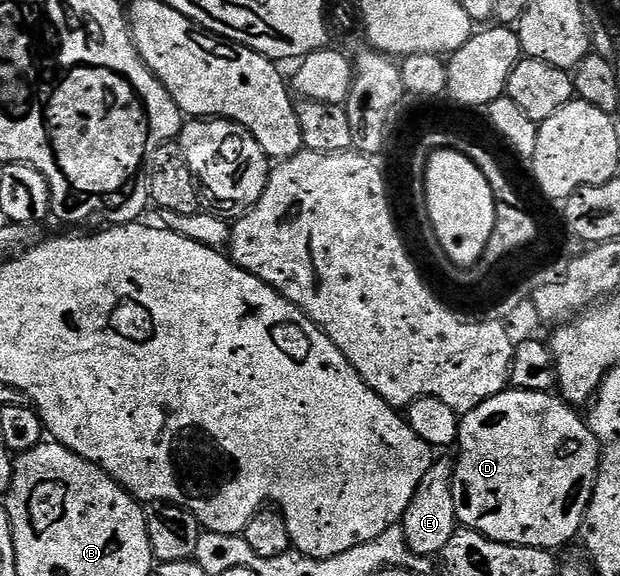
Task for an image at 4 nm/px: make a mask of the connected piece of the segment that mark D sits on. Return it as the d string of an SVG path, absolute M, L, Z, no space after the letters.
M505 389L502 393L482 401L482 405L478 405L473 411L463 412L458 440L460 456L454 459L452 472L452 492L457 524L461 528L476 531L479 535L485 535L487 539L493 539L499 543L509 543L515 547L533 547L539 551L555 552L556 547L566 546L572 538L575 540L584 525L584 514L592 500L596 478L600 475L600 442L597 441L589 420L585 416L583 419L576 411L579 410L573 404L564 402L563 398L556 393Z

